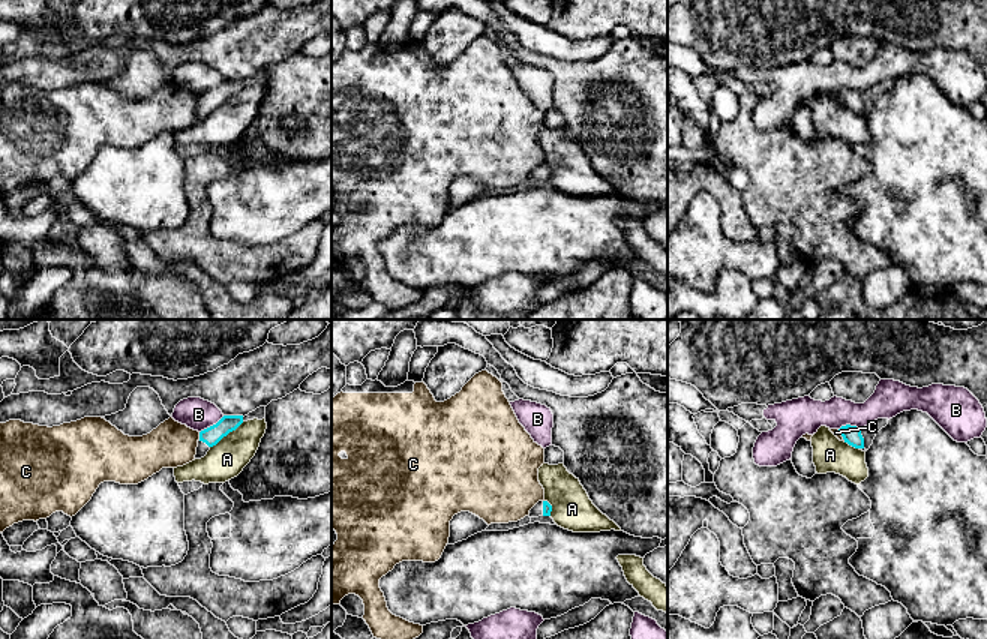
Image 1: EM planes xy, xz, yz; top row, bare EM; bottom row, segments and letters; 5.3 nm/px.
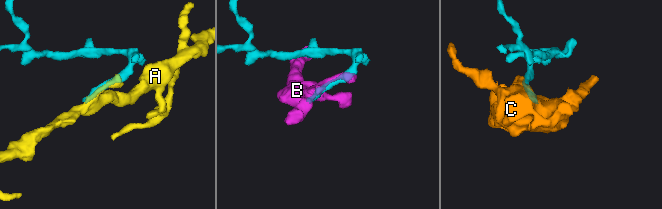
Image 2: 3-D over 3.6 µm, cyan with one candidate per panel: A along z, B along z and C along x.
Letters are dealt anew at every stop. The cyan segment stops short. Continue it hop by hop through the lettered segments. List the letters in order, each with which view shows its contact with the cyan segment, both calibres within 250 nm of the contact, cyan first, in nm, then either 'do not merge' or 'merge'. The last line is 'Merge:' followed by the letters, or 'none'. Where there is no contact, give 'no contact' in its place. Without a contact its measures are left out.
A: contact in xy; calibres 100 and 200 nm; do not merge
B: contact in xy; calibres 100 and 170 nm; do not merge
C: contact in xy; calibres 100 and 240 nm; do not merge
Merge: none

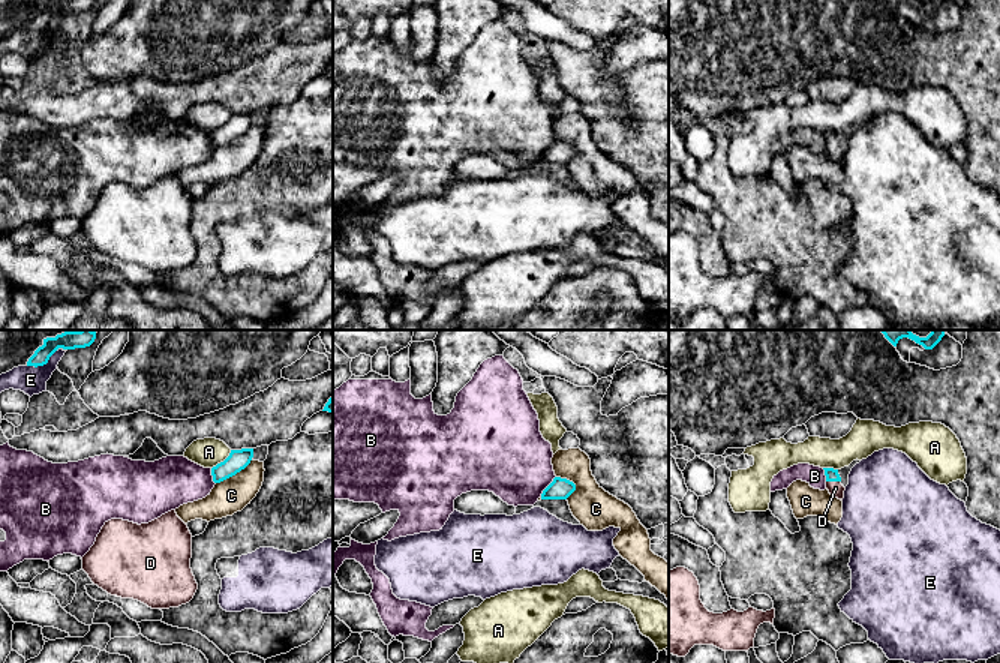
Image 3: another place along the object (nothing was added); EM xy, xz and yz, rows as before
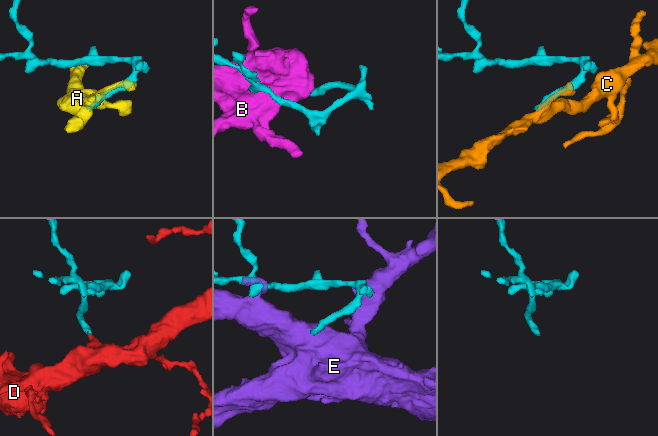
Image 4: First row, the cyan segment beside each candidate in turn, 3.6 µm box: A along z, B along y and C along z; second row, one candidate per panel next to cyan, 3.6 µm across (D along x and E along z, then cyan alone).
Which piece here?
A: contact in xy; calibres 110 and 160 nm; do not merge
B: contact in xz; calibres 110 and 400 nm; do not merge
C: contact in xy; calibres 110 and 190 nm; do not merge
D: contact in yz; calibres 70 and 80 nm; merge
E: contact in xy; calibres 100 and 150 nm; do not merge
Merge: D

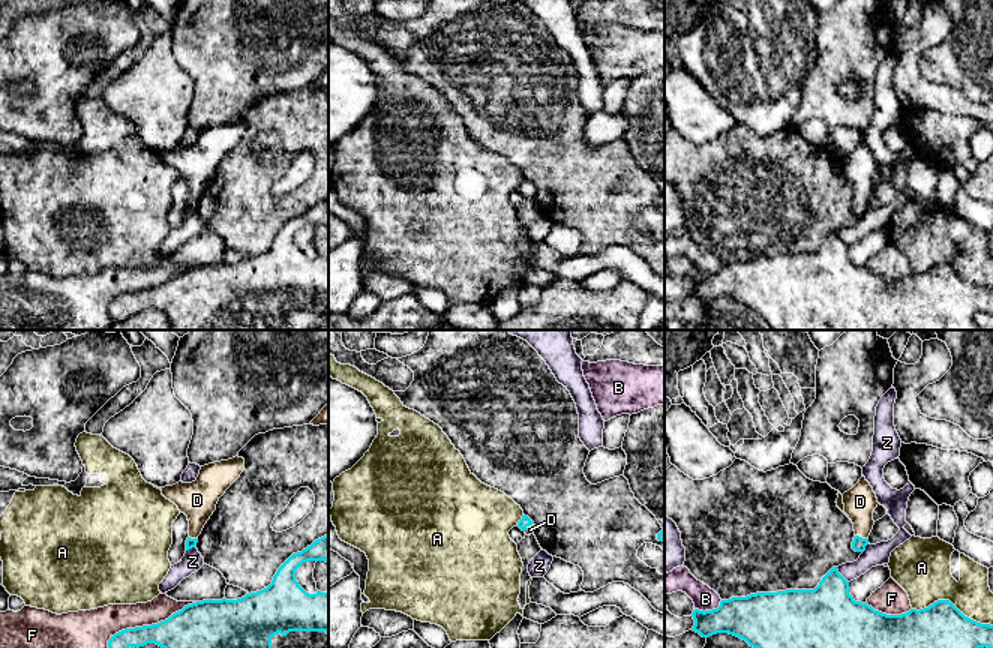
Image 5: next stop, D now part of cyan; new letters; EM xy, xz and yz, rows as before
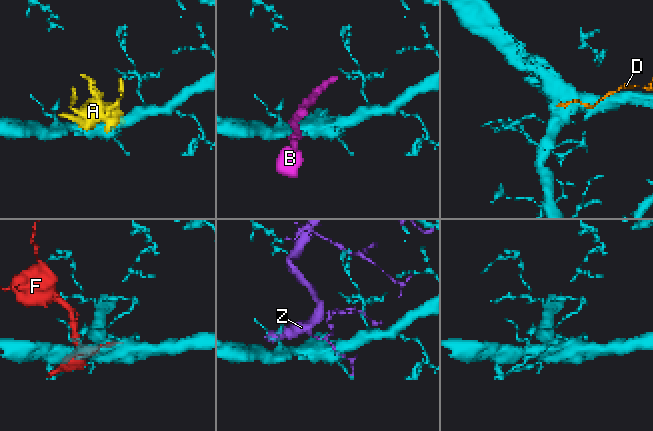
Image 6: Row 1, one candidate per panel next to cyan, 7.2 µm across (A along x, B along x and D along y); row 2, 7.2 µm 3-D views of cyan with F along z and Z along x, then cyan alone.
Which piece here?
A: contact in yz; calibres 240 and 300 nm; do not merge
B: contact in yz; calibres 260 and 130 nm; do not merge
D: contact in yz; calibres 80 and 170 nm; merge
F: contact in xy; calibres 240 and 170 nm; do not merge
Z: contact in yz; calibres 340 and 120 nm; do not merge
Merge: D

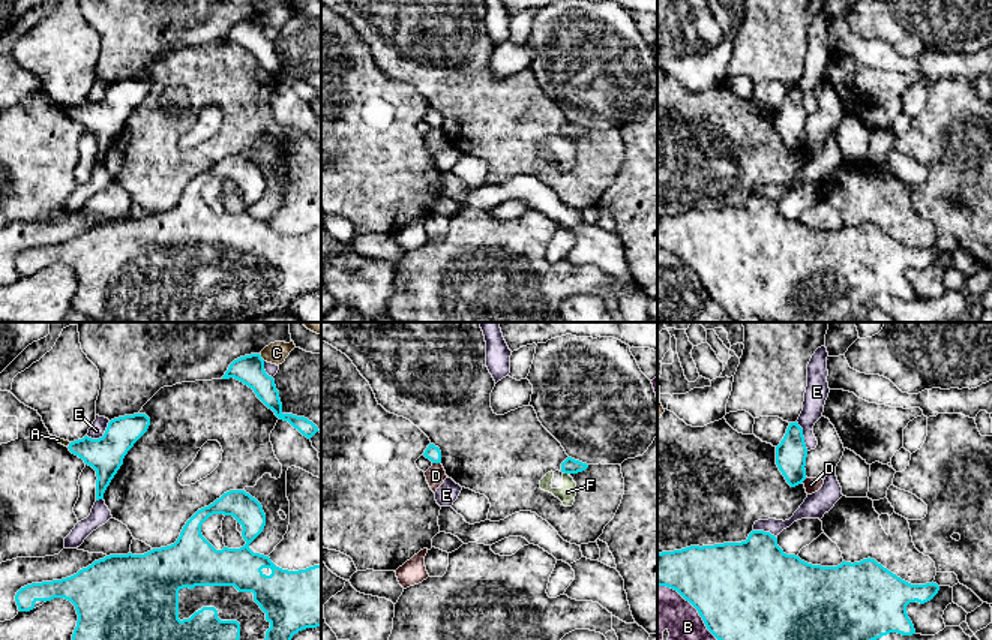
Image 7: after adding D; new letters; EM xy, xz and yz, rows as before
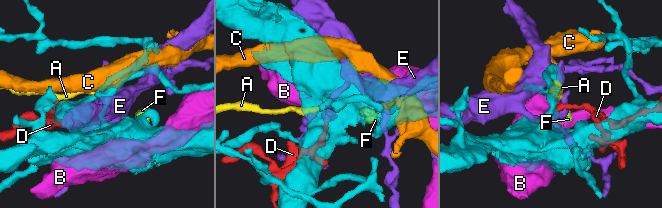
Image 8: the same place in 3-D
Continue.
A: contact in xy; calibres 190 and 30 nm; merge
B: contact in yz; calibres 480 and 240 nm; do not merge
C: contact in xy; calibres 160 and 120 nm; do not merge
D: contact in xz; calibres 80 and 110 nm; do not merge
E: contact in xy; calibres 190 and 90 nm; do not merge
F: contact in xz; calibres 80 and 90 nm; do not merge
Merge: A

